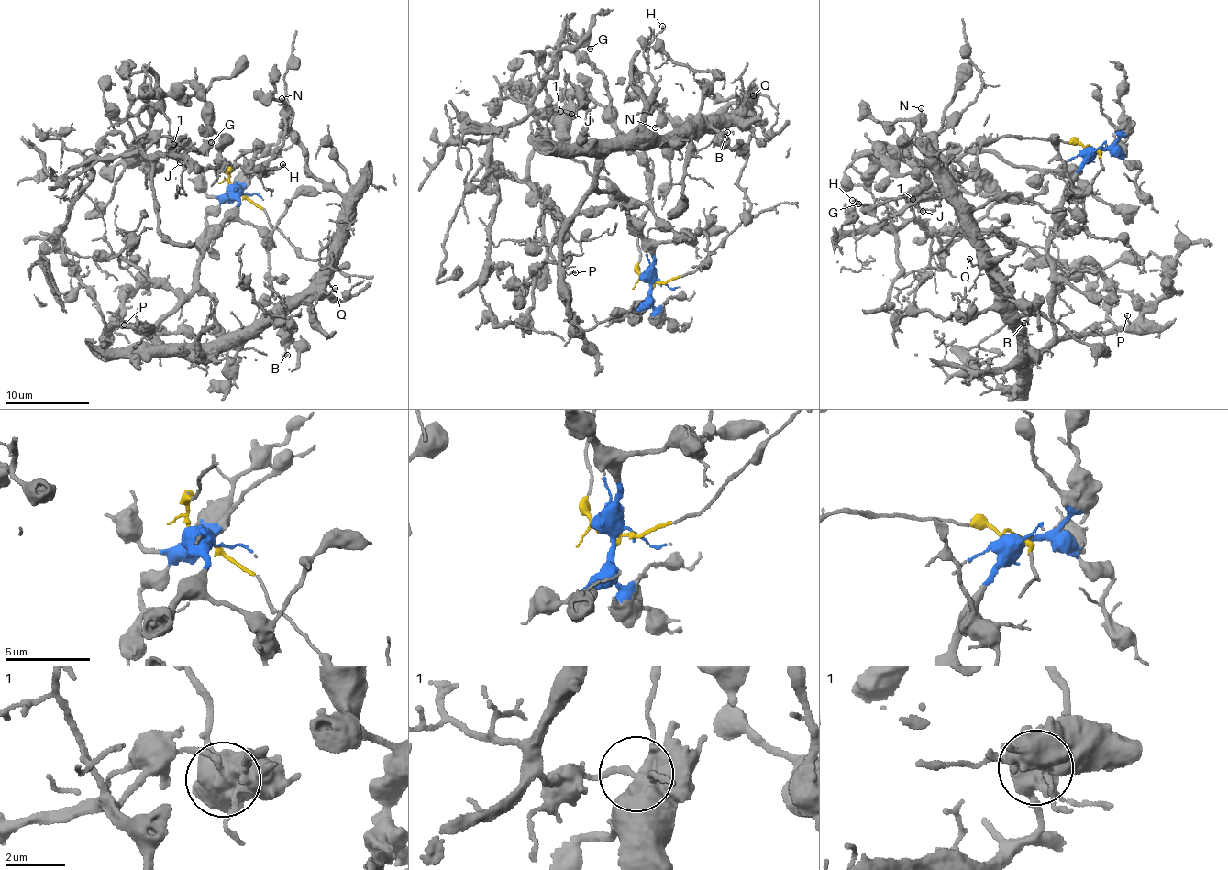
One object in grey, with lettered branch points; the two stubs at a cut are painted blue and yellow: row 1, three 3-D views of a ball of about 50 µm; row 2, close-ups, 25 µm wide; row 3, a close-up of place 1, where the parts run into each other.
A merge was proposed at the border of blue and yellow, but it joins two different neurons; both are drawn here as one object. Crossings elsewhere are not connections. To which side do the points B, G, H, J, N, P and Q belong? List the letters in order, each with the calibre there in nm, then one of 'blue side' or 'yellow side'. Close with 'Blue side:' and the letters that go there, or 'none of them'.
B: 160 nm thick; blue side
G: 260 nm thick; yellow side
H: 140 nm thick; blue side
J: 140 nm thick; yellow side
N: 120 nm thick; blue side
P: 130 nm thick; blue side
Q: 100 nm thick; blue side
Blue side: B, H, N, P, Q

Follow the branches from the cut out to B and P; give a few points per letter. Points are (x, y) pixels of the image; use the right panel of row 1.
B: (1097, 148), (1063, 200), (1049, 255), (1053, 337), (1027, 359), (1022, 316), (1006, 298), (1027, 316), (1023, 323)
P: (1097, 148), (1063, 200), (1050, 240), (1050, 324), (1059, 339), (1121, 330), (1126, 314)

